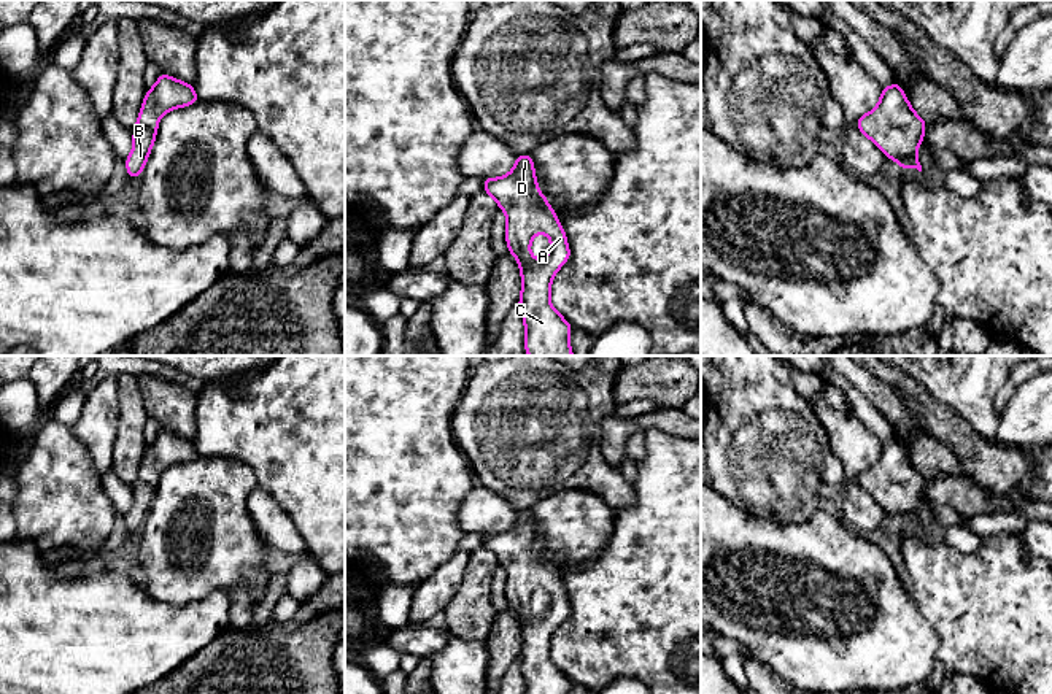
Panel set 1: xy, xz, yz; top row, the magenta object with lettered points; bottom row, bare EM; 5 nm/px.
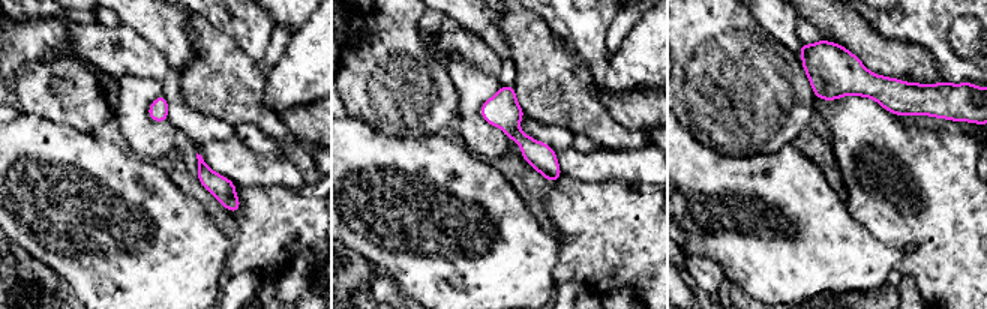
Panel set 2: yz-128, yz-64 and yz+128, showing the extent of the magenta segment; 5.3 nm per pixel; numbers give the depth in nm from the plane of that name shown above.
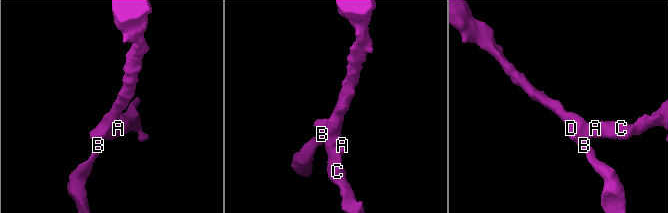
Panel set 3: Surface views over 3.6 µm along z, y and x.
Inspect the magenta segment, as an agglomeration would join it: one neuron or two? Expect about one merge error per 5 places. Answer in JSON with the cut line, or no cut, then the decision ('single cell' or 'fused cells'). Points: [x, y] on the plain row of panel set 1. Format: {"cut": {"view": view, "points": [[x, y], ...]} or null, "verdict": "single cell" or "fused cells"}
{"cut": null, "verdict": "single cell"}

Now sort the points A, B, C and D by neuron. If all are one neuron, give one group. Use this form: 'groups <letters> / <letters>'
groups A B C D

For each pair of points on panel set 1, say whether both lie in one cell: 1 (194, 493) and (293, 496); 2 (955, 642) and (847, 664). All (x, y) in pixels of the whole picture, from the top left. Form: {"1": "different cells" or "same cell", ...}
{"1": "different cells", "2": "different cells"}

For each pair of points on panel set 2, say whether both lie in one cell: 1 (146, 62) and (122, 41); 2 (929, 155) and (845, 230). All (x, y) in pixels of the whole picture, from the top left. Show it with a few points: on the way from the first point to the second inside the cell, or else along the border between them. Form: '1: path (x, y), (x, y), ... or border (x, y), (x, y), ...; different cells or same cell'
1: path (140, 59), (128, 47); same cell
2: border (843, 201), (848, 212), (882, 243); different cells

